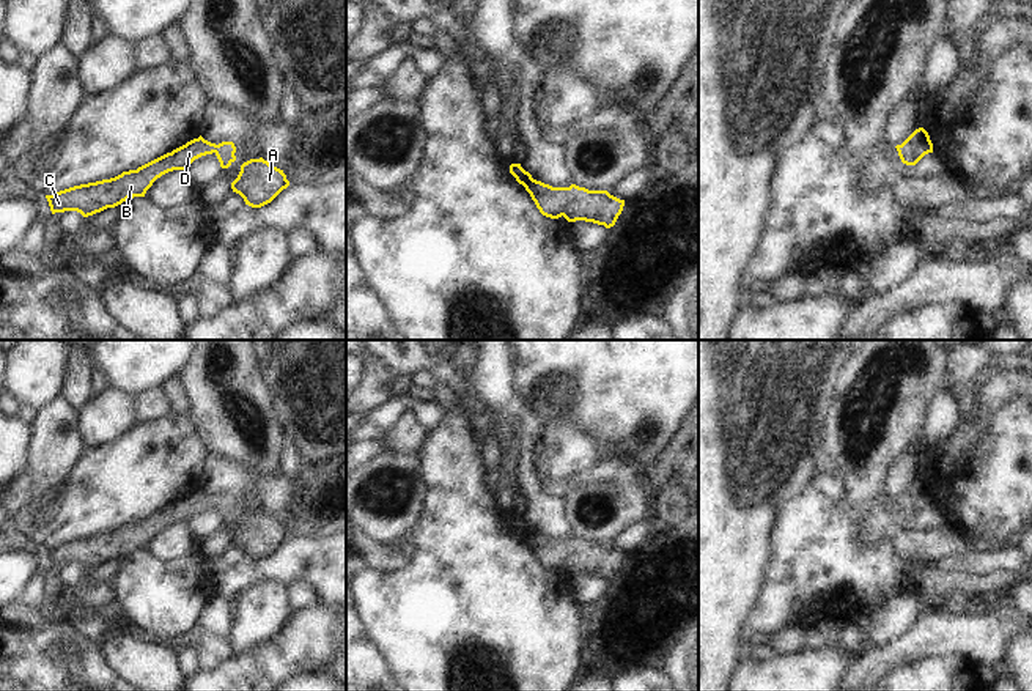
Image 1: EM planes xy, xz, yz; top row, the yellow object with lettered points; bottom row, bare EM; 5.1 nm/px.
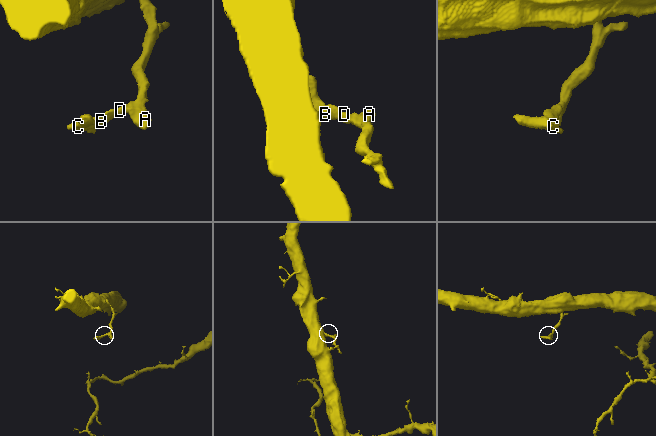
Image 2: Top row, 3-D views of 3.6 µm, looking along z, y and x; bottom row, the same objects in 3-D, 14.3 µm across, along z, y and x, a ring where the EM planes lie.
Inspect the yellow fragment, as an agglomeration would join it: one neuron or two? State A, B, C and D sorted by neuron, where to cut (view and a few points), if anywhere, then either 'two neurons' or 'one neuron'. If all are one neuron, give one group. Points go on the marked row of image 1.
A B C D; no cut; one neuron

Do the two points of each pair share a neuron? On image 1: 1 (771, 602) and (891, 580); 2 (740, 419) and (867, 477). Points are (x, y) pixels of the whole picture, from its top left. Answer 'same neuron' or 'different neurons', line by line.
1: same neuron
2: different neurons

